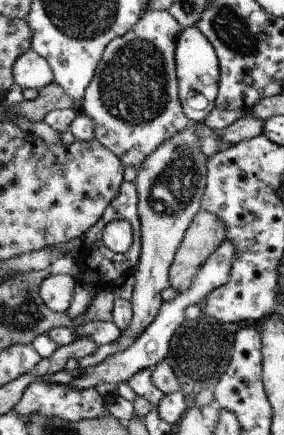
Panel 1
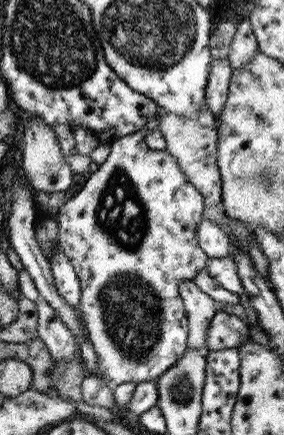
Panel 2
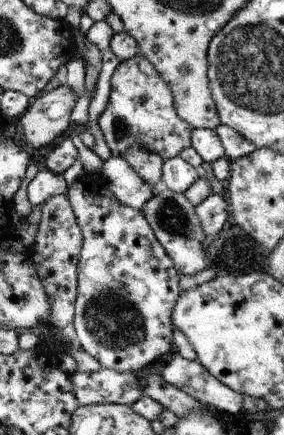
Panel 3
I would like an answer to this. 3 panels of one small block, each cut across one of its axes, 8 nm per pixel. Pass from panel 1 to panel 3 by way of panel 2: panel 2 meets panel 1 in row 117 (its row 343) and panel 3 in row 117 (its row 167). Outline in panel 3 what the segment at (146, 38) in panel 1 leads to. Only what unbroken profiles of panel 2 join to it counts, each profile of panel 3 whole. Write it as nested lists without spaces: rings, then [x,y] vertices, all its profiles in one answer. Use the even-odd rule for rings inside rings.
[[[135,54],[133,58],[119,62],[113,68],[111,76],[111,94],[109,94],[109,104],[99,116],[99,128],[101,134],[105,134],[105,142],[111,150],[113,156],[121,156],[131,144],[145,146],[151,152],[161,154],[163,162],[169,158],[181,158],[193,168],[201,168],[201,156],[191,148],[191,124],[183,122],[175,110],[173,104],[173,94],[169,84],[161,78],[161,74],[155,70],[155,66]]]

